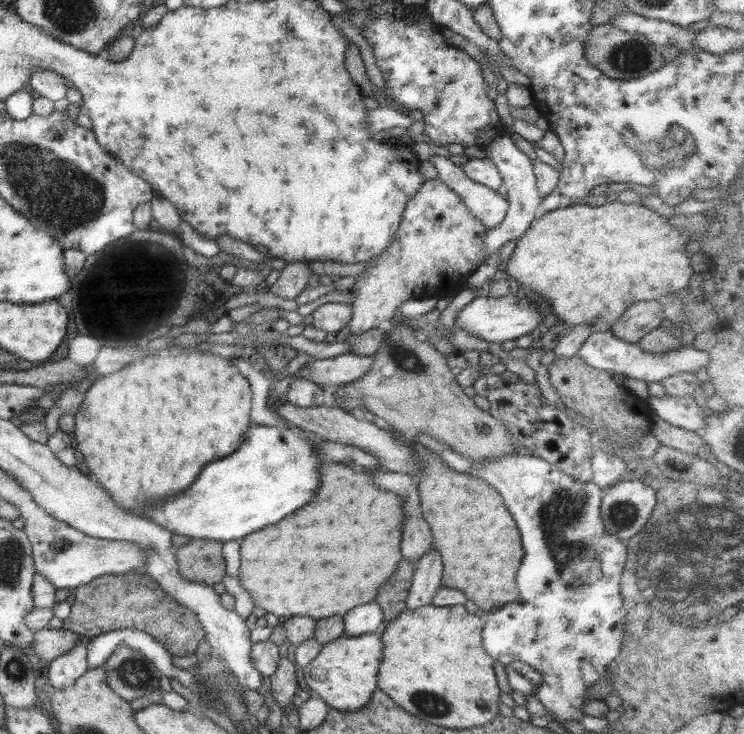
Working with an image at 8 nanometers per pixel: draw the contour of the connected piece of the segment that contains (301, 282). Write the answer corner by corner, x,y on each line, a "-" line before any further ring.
297,261
286,263
280,270
280,274
277,280
268,287
268,291
277,298
294,300
306,288
307,280
313,272
309,270
307,262

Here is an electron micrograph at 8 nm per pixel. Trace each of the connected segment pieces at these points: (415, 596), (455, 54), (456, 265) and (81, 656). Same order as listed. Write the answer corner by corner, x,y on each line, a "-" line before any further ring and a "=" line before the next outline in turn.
431,548
415,566
411,586
405,598
407,610
430,604
433,594
441,586
441,562
439,554
=
387,16
363,22
362,36
371,46
375,64
390,90
395,107
424,121
422,133
429,138
431,145
447,147
449,144
460,144
467,150
487,147
507,129
495,113
494,102
487,97
479,65
461,49
445,43
441,34
433,30
429,16
423,18
423,22
425,26
421,28
=
437,177
425,180
413,198
409,198
401,219
389,246
373,258
374,262
352,285
348,322
351,336
382,327
406,300
453,296
463,287
469,288
465,279
487,258
483,252
487,228
473,218
461,198
=
78,636
78,644
49,664
49,685
56,691
71,687
88,669
86,662
87,644
90,638

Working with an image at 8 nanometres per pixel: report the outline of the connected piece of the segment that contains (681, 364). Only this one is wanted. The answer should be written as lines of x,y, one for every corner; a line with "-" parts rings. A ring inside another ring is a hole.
593,330
577,349
577,357
597,370
610,371
611,374
614,372
623,374
635,380
644,380
646,383
660,382
664,378
677,374
692,375
699,368
709,364
708,353
689,345
681,346
671,352
663,352
663,354
649,354
649,352
643,352
635,343
627,343
615,338
609,330
602,332

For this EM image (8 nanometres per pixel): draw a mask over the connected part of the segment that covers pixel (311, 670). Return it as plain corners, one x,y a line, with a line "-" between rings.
377,632
359,637
342,635
323,645
315,659
303,667
305,684
330,708
347,712
359,710
376,690
382,649
383,644

